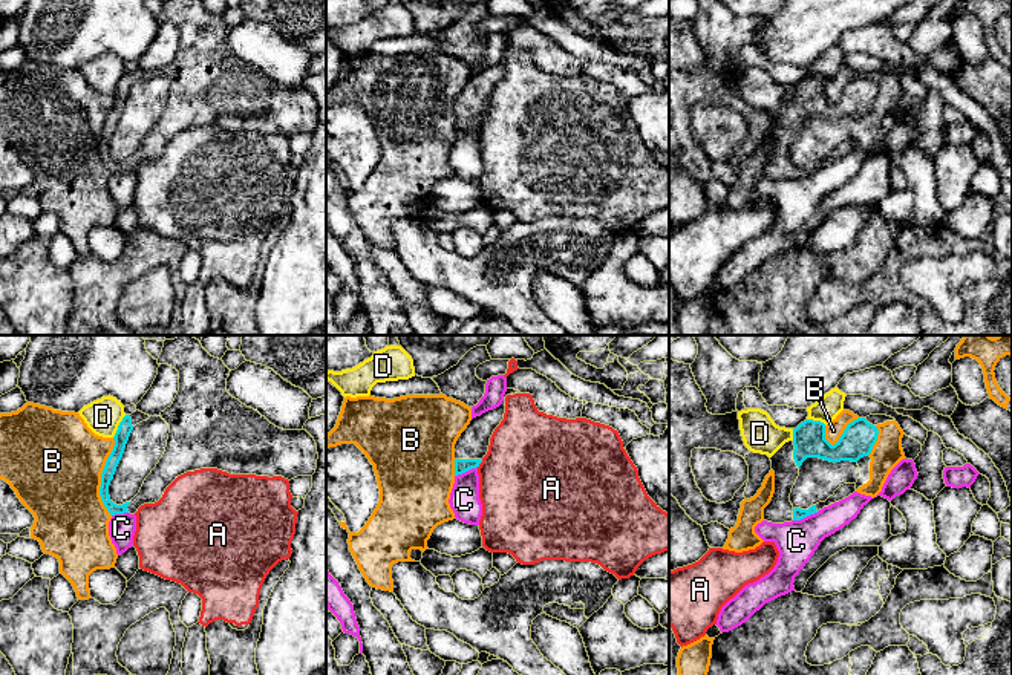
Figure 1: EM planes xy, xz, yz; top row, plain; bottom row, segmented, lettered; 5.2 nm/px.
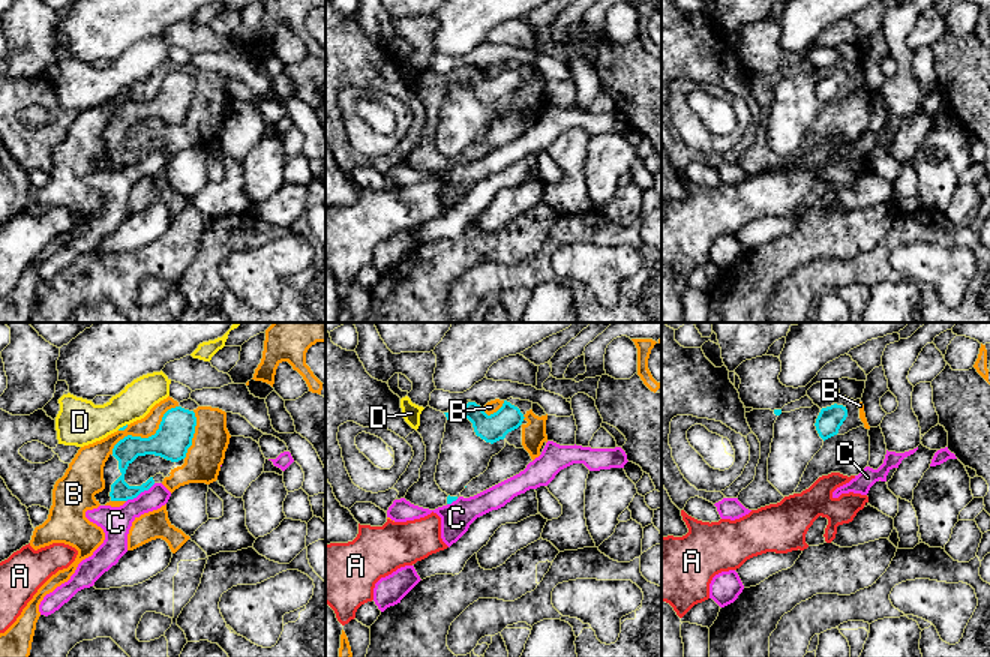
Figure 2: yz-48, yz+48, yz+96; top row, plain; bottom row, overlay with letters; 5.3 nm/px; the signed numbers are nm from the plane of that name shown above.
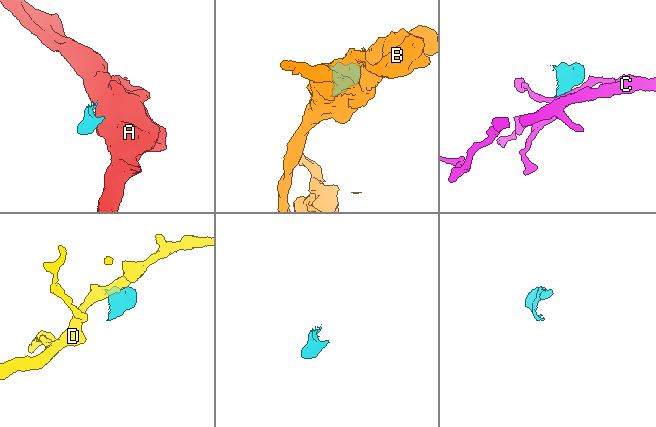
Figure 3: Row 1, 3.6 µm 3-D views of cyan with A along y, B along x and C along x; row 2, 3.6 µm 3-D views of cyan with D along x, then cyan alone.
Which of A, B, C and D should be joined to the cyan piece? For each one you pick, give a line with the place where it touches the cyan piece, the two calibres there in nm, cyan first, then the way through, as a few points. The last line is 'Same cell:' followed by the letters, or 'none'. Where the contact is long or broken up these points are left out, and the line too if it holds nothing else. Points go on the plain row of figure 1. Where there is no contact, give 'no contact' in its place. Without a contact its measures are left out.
Same cell: none

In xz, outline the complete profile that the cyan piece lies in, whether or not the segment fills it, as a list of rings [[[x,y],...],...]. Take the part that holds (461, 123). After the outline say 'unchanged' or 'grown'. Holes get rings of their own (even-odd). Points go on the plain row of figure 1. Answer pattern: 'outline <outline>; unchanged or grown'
outline [[[507,46],[507,49],[504,52],[504,58],[499,64],[496,64],[493,67],[488,67],[488,69],[482,70],[481,73],[473,75],[470,78],[470,81],[467,83],[467,86],[461,90],[461,93],[458,95],[458,98],[455,101],[455,133],[462,132],[462,130],[465,130],[472,126],[479,124],[479,121],[482,119],[482,115],[488,109],[490,95],[491,95],[495,86],[504,77],[505,54],[507,52],[514,52],[514,51],[521,51],[521,49],[514,47],[514,46]]]; grown

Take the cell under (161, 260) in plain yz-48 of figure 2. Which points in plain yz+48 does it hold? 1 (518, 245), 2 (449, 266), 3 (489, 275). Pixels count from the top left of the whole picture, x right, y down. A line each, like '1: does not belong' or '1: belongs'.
1: belongs
2: belongs
3: does not belong

